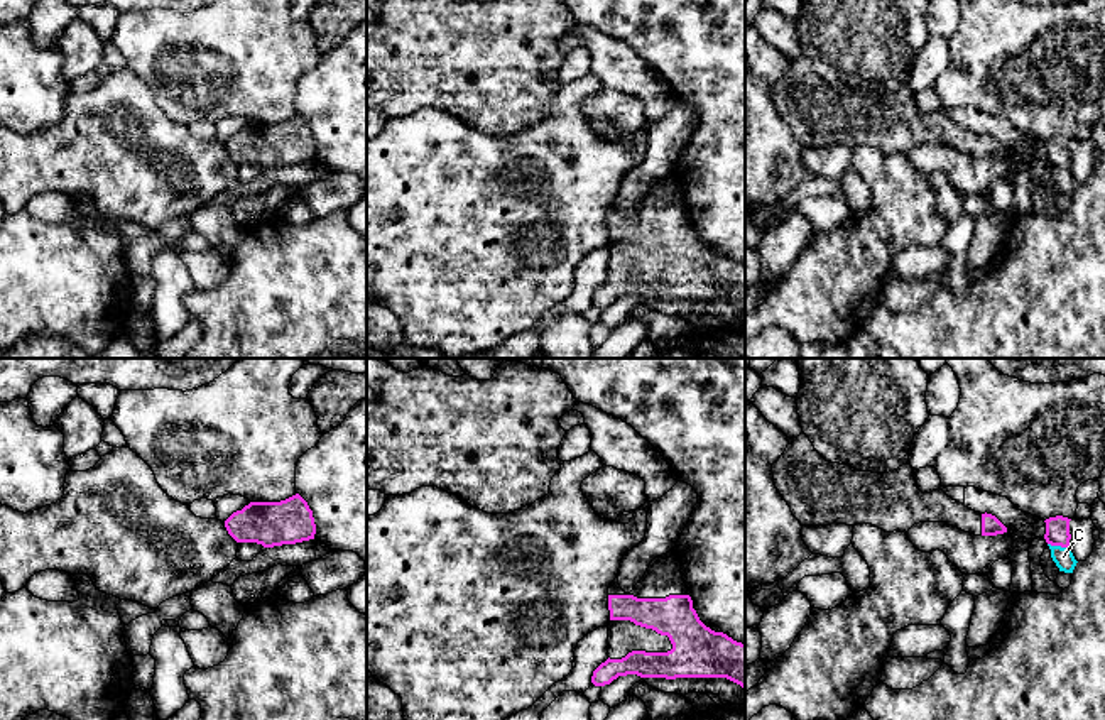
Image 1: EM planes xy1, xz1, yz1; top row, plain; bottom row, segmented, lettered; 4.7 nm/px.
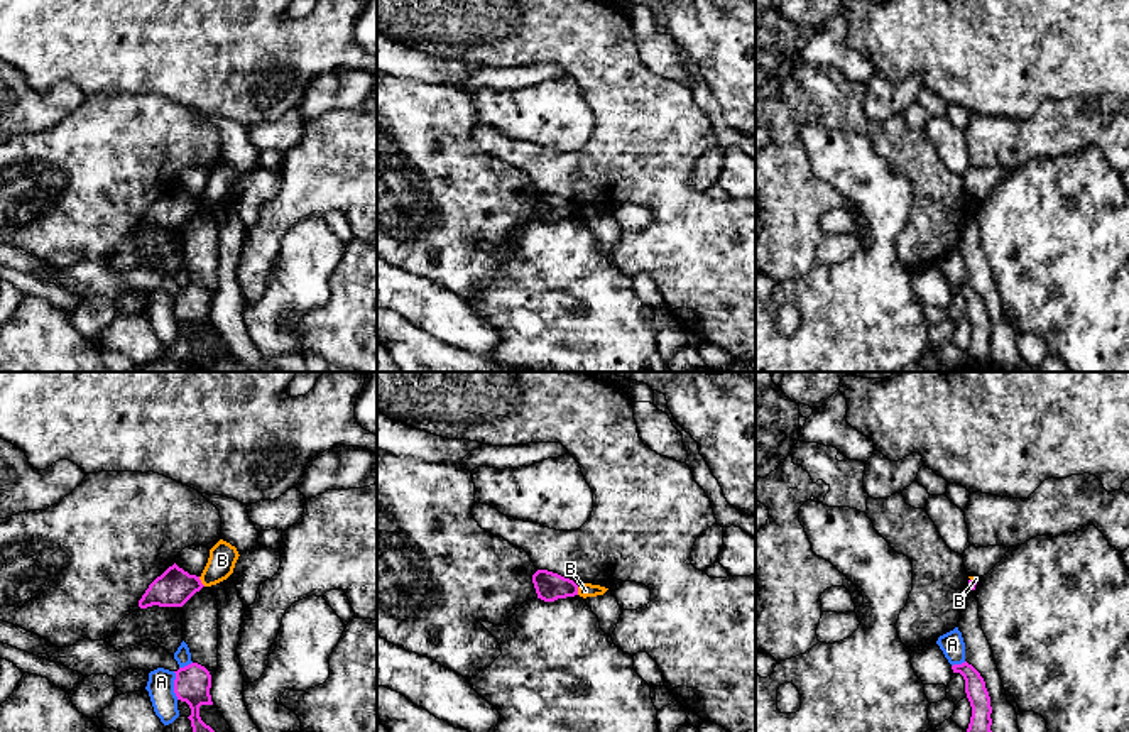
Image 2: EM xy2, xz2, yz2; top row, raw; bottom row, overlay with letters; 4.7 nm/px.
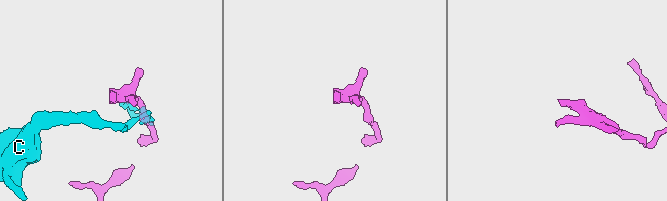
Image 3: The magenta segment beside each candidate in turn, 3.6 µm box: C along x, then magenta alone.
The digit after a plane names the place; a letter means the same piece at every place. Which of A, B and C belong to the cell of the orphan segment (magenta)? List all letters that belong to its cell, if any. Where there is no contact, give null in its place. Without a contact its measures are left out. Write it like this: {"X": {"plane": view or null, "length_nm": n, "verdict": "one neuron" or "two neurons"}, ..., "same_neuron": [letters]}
{"A": {"plane": "xy2", "length_nm": 140, "verdict": "two neurons"}, "B": {"plane": "xy2", "length_nm": 60, "verdict": "two neurons"}, "C": {"plane": "yz1", "length_nm": 110, "verdict": "two neurons"}, "same_neuron": []}

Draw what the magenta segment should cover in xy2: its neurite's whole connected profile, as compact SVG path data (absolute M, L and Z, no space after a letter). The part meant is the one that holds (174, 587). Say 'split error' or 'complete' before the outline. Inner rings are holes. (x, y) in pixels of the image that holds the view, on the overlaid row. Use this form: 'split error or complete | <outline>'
complete | M174 563L149 585L139 607L183 607L203 587L199 576L189 575Z

